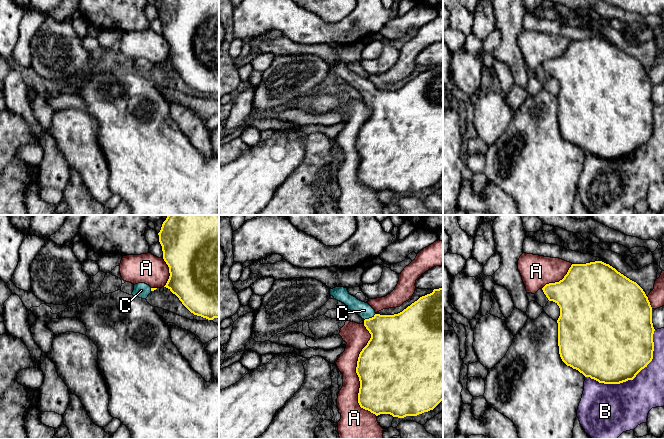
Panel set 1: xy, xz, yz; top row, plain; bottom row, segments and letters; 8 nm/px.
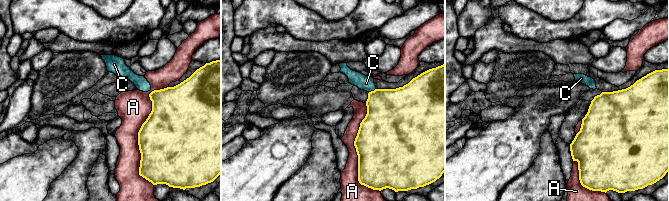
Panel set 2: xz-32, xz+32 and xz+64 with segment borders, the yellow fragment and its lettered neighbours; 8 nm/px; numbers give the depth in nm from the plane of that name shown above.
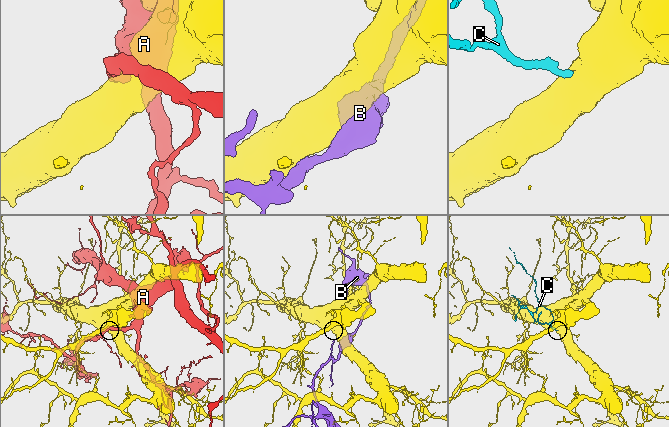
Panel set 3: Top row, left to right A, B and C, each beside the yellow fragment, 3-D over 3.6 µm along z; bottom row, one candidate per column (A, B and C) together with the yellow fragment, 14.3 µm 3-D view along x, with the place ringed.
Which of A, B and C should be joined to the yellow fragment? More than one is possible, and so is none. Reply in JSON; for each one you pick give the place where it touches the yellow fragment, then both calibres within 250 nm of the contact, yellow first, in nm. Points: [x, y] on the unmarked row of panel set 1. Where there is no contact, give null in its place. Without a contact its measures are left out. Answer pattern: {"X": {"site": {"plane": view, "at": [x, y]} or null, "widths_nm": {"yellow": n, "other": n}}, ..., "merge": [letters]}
{"C": {"site": {"plane": "xz", "at": [369, 94]}, "widths_nm": {"yellow": 360, "other": 120}}, "merge": ["C"]}

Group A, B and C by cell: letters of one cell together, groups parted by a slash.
A / B / C

